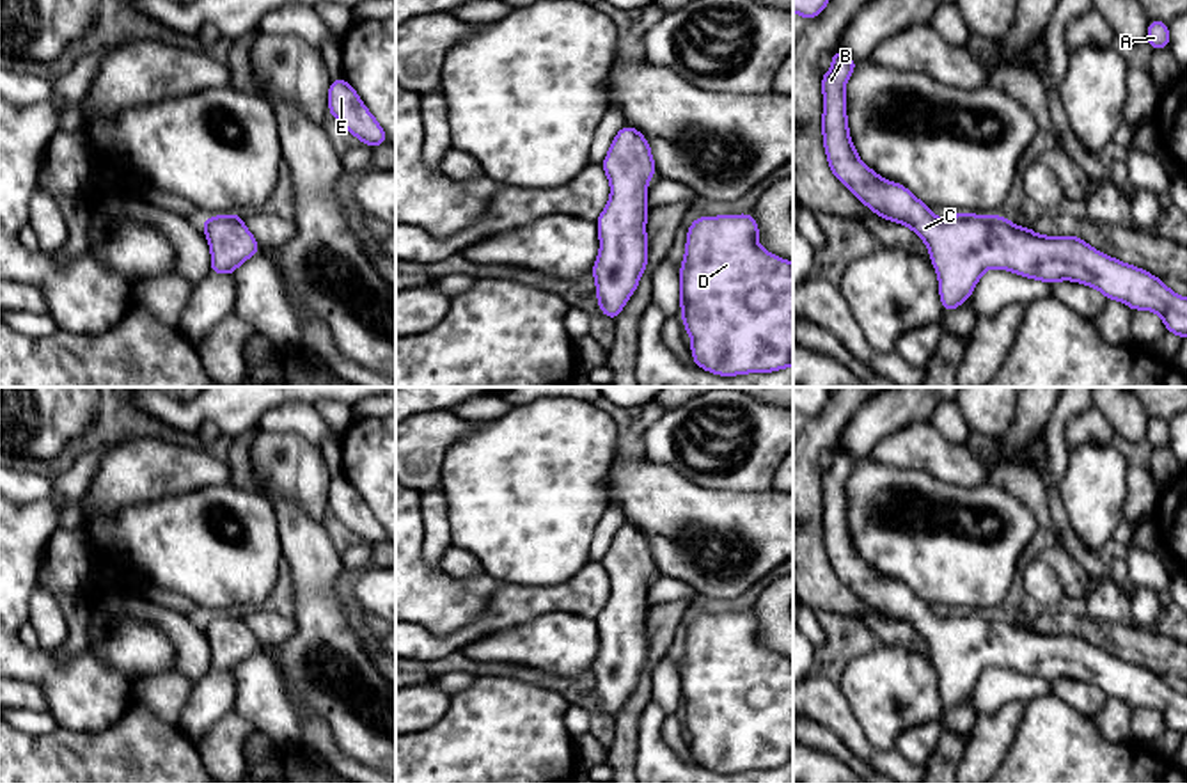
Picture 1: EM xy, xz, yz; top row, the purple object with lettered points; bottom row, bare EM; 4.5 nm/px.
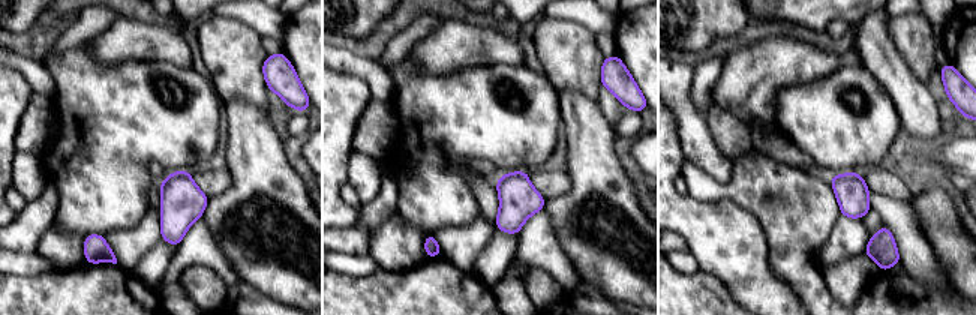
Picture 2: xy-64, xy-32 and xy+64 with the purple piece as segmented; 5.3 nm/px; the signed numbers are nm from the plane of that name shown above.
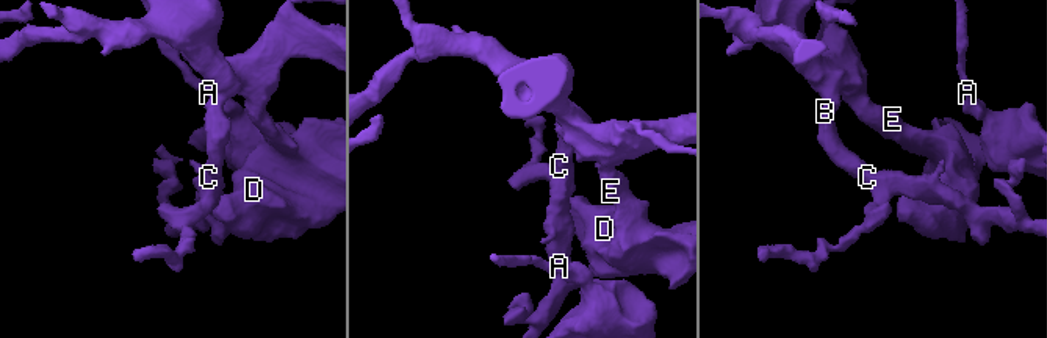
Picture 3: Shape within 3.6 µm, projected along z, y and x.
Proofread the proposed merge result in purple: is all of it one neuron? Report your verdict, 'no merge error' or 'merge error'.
no merge error

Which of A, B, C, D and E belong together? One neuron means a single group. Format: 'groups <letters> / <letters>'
groups A B C D E

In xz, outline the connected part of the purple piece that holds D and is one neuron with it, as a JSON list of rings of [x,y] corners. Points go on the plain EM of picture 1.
[[[751,611],[697,614],[680,664],[694,762],[719,774],[793,763],[793,660],[758,643]]]

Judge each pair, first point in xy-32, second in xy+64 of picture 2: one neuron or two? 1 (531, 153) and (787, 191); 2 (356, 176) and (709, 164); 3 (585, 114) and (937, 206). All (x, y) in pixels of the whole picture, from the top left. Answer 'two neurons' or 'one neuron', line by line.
1: two neurons
2: two neurons
3: one neuron

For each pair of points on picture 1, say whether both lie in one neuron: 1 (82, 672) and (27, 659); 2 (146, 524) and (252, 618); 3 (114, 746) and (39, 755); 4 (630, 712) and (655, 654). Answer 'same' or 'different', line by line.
1: same
2: different
3: same
4: same

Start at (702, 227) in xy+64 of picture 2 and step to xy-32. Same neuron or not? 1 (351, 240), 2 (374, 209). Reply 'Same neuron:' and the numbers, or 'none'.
Same neuron: none

